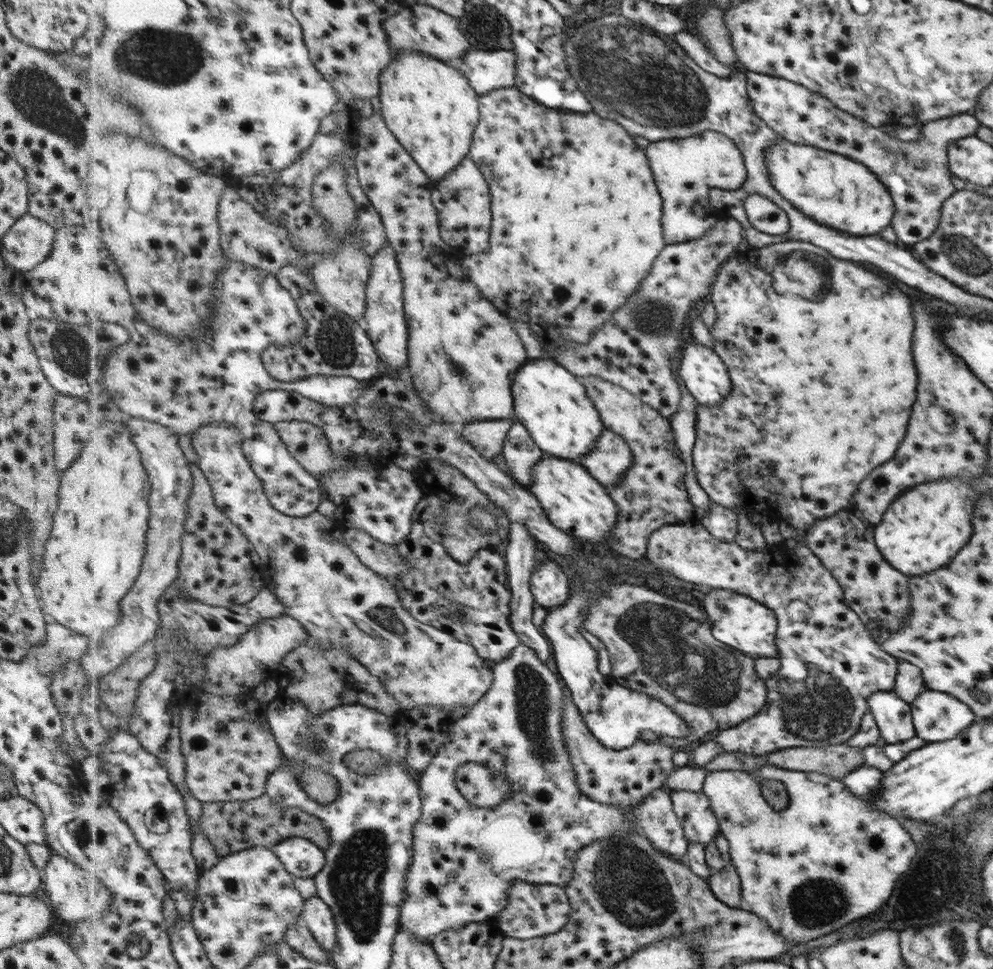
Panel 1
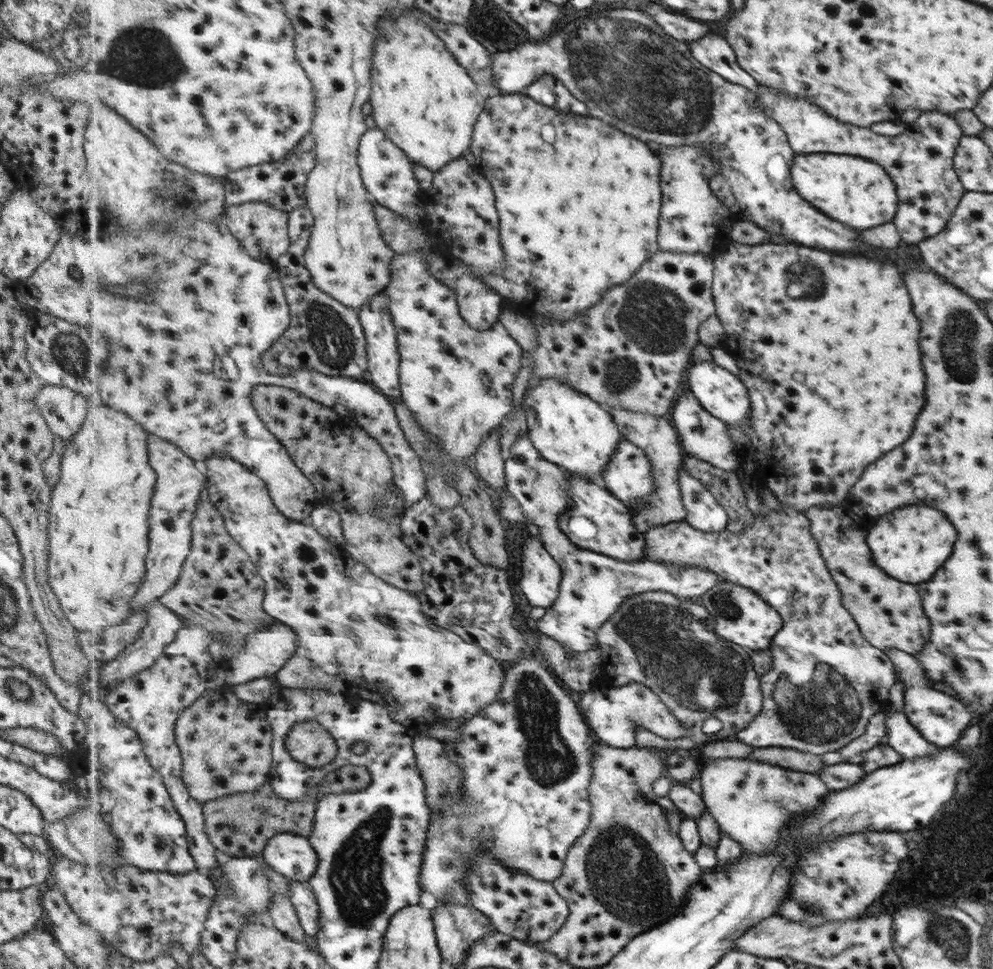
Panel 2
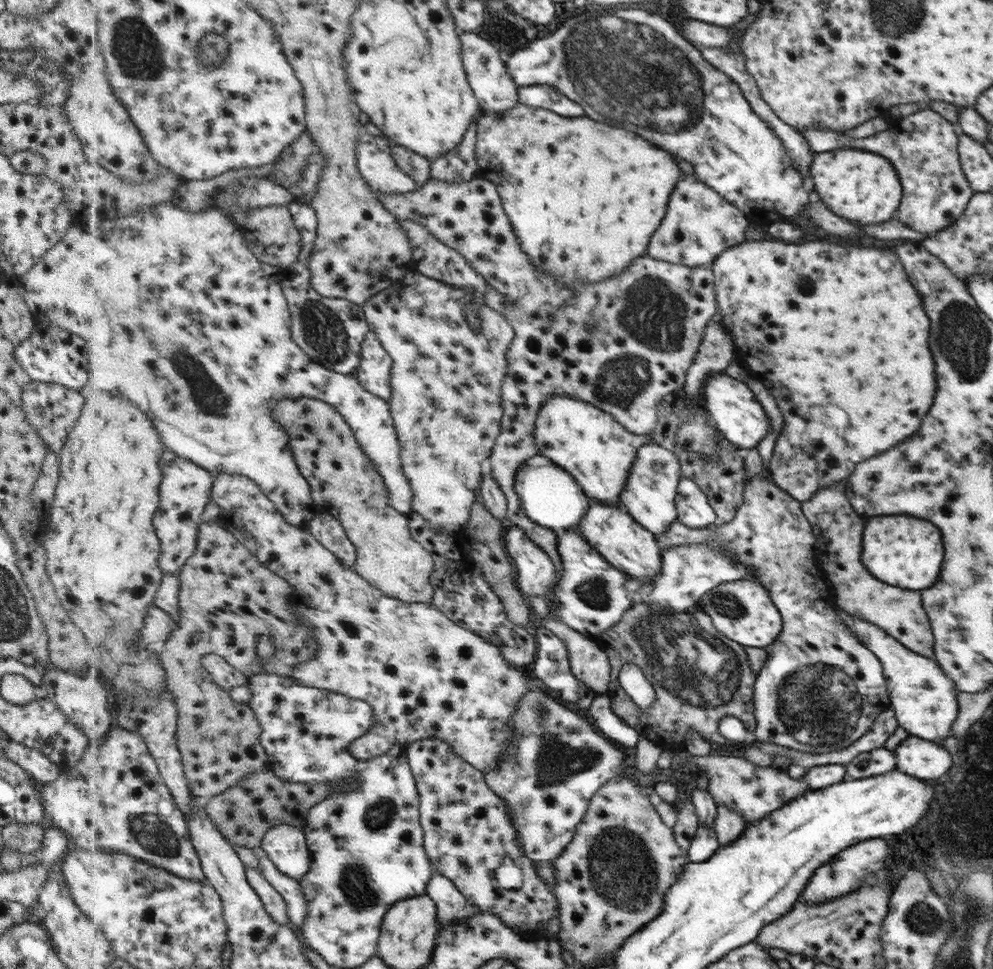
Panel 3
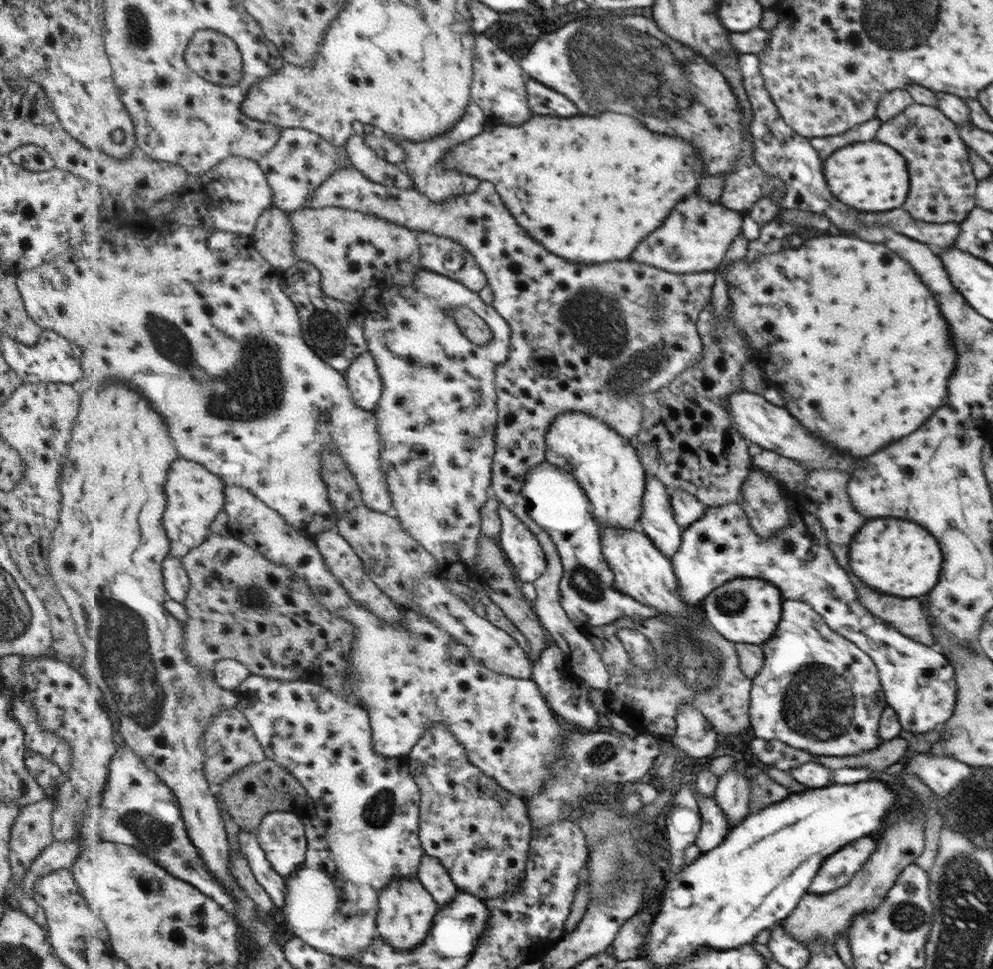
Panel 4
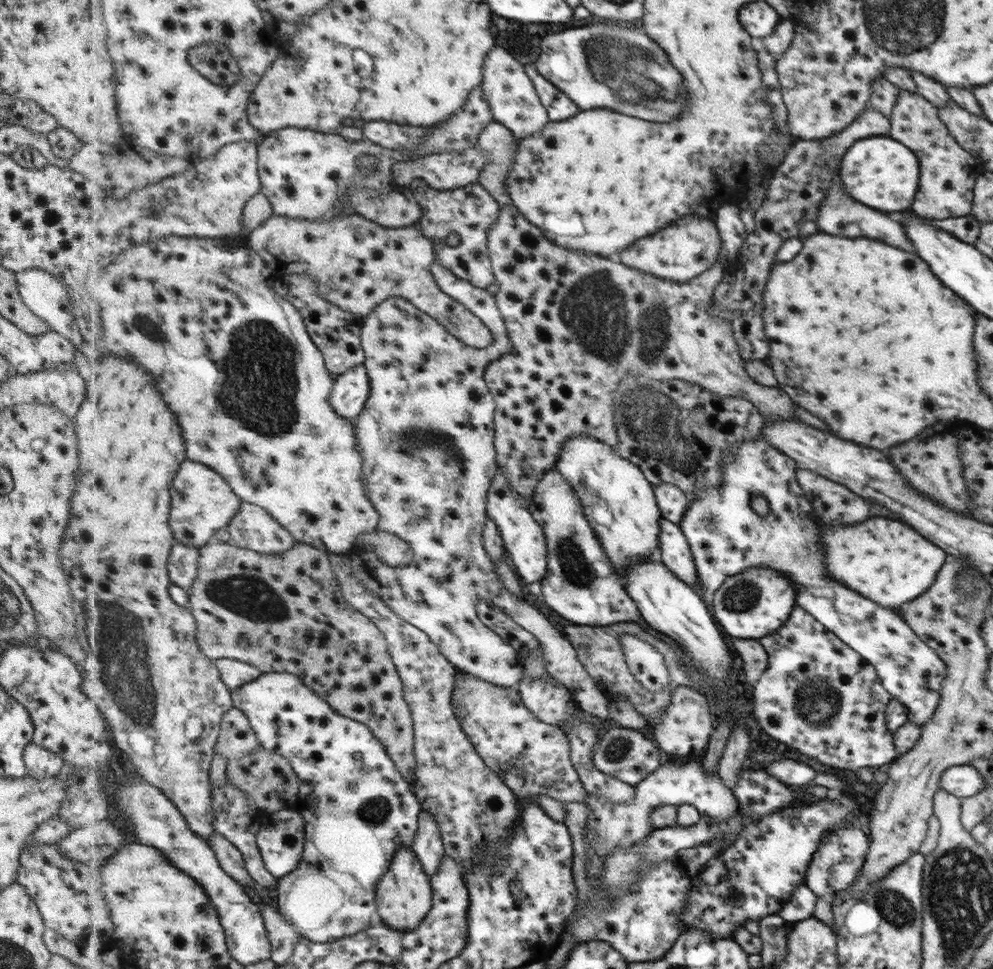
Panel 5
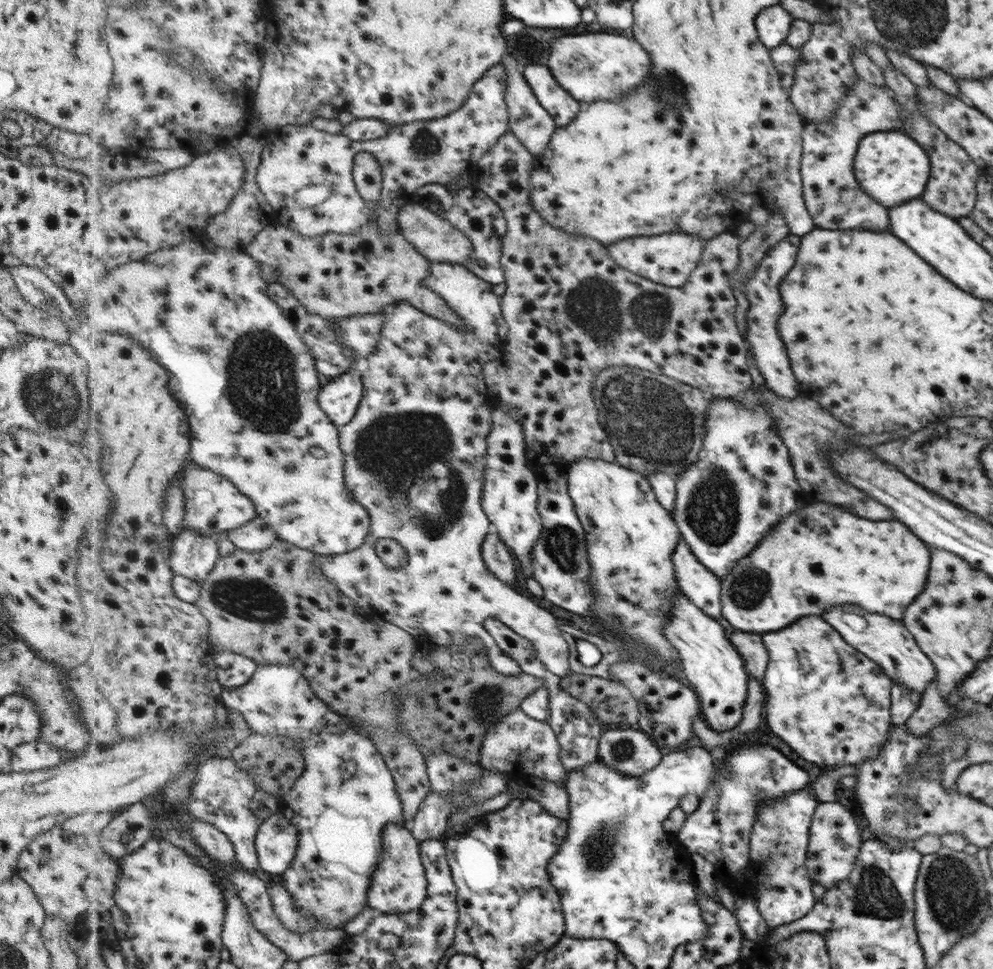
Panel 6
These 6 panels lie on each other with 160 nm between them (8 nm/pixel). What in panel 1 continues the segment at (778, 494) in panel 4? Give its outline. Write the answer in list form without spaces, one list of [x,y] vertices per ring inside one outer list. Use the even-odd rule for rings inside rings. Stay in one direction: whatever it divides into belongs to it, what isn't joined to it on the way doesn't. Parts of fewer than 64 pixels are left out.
[[[701,522],[664,525],[648,540],[646,557],[657,567],[673,573],[689,584],[705,584],[710,588],[729,589],[753,597],[768,606],[776,615],[776,648],[780,667],[764,680],[767,702],[751,719],[739,726],[719,731],[715,738],[722,744],[721,753],[740,752],[743,755],[764,755],[784,748],[823,748],[844,743],[857,732],[861,717],[868,712],[868,697],[872,692],[891,691],[897,661],[870,635],[860,617],[847,608],[843,589],[836,579],[820,564],[812,549],[799,544],[795,537],[804,532],[792,531],[786,545],[765,544],[762,551],[743,548],[737,542],[720,541]]]

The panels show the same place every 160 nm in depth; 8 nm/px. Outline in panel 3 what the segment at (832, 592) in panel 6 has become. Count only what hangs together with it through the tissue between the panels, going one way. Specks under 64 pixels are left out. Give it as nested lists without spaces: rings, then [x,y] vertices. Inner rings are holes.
[[[877,515],[866,519],[861,539],[861,565],[877,580],[909,590],[923,591],[939,578],[944,562],[942,535],[920,517]],[[743,579],[722,584],[709,591],[704,598],[703,610],[711,616],[715,628],[719,628],[719,632],[723,632],[725,636],[729,636],[731,640],[744,647],[763,648],[775,642],[776,636],[782,629],[782,619],[769,598],[768,590],[756,580]]]

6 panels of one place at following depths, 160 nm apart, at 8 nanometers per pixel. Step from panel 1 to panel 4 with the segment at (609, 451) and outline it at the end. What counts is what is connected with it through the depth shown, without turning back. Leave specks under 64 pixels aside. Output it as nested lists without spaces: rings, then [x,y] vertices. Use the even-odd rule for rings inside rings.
[[[646,473],[644,514],[637,529],[647,533],[669,559],[676,556],[685,537],[684,529],[673,512],[671,488],[663,484],[655,473]]]

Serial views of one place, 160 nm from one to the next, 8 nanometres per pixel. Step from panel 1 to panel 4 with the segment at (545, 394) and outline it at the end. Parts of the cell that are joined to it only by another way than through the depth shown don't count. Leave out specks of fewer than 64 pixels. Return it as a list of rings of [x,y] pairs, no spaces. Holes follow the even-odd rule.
[[[571,411],[560,414],[548,433],[547,461],[567,472],[580,481],[580,486],[593,503],[594,515],[601,525],[613,528],[637,529],[644,514],[646,470],[640,460],[640,454],[629,438],[621,437],[616,429],[611,429],[604,420],[589,416],[588,412]]]

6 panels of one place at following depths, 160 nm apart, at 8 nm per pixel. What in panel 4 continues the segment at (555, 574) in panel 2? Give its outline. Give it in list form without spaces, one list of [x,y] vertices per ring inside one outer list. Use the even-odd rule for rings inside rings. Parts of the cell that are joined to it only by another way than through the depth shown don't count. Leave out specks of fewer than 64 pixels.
[[[505,503],[498,508],[502,520],[499,543],[506,559],[523,583],[534,583],[548,571],[548,557],[537,535]]]

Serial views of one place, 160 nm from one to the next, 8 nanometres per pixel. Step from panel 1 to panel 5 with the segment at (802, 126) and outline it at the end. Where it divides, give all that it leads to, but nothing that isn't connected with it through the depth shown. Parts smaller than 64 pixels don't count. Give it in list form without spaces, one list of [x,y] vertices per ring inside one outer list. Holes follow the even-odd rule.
[[[900,90],[888,119],[890,129],[887,136],[912,149],[918,160],[918,189],[910,204],[911,212],[926,220],[971,214],[977,160],[948,131],[948,127],[940,120],[939,108],[919,94]]]

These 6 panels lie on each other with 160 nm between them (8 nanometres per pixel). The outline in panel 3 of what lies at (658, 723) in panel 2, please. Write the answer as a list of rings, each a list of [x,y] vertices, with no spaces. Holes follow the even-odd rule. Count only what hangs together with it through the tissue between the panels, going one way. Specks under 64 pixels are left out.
[[[629,663],[623,666],[620,681],[630,700],[641,710],[655,702],[655,687],[639,665]],[[599,695],[589,709],[598,729],[612,742],[624,747],[636,748],[641,737],[635,728],[631,728],[611,708],[611,700],[605,695]]]

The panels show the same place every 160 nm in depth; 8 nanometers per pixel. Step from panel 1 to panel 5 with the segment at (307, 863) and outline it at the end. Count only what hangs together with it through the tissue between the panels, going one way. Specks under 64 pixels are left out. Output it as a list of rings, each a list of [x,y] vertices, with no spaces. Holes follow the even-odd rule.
[[[285,809],[264,814],[259,827],[257,842],[269,872],[280,879],[296,871],[303,858],[307,838],[307,824],[300,809]]]

